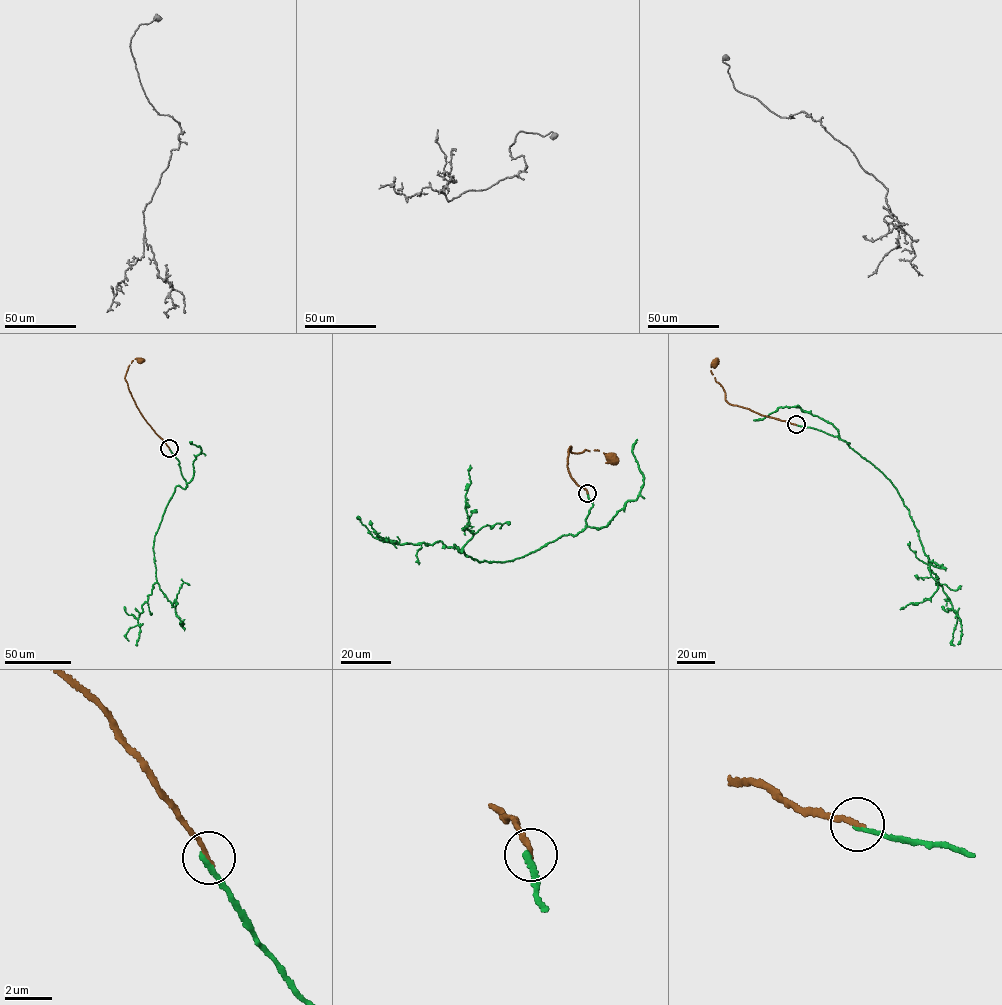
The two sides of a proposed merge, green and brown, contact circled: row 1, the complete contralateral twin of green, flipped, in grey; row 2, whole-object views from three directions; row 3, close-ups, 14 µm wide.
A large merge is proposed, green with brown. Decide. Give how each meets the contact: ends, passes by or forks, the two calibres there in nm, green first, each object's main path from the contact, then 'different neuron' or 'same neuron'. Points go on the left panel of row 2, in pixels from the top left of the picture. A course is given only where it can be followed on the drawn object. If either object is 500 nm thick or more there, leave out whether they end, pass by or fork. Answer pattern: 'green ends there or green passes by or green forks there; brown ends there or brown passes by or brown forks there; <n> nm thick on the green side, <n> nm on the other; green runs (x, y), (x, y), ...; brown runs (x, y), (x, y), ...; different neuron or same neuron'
green ends there; brown ends there; 240 nm thick on the green side, 240 nm on the other; green runs (169, 448), (187, 485), (176, 486), (153, 548), (156, 581), (172, 604), (175, 599), (181, 622); brown runs (169, 448), (141, 414), (125, 379), (132, 361), (140, 361); different neuron

